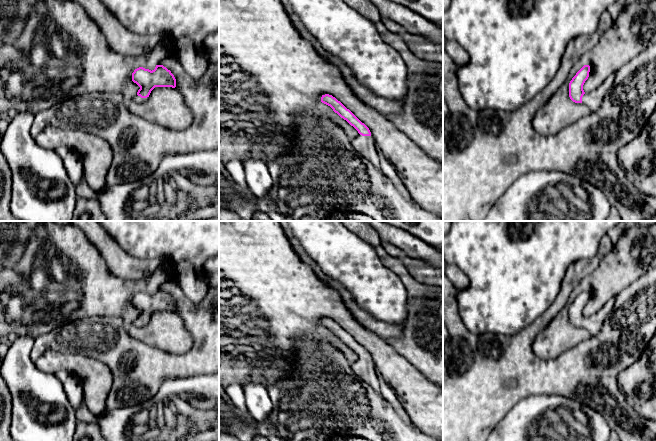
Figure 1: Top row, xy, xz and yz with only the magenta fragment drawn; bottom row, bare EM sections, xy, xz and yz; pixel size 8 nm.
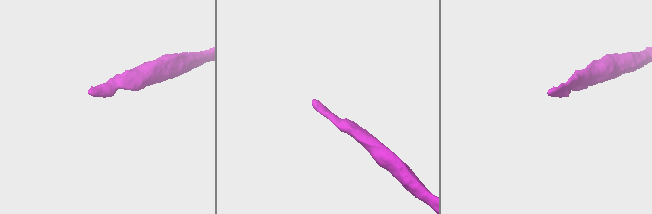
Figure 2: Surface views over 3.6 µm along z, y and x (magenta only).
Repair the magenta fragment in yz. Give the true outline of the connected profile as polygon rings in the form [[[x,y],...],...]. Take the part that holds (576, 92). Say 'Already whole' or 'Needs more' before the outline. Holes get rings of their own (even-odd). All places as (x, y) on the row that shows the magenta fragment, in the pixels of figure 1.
Needs more. [[[584,65],[569,83],[569,97],[575,103],[586,105],[590,111],[598,110],[608,96],[615,81],[616,73],[610,75],[598,88],[585,92],[583,85],[589,77],[590,66]]]

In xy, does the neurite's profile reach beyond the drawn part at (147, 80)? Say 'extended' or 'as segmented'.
extended

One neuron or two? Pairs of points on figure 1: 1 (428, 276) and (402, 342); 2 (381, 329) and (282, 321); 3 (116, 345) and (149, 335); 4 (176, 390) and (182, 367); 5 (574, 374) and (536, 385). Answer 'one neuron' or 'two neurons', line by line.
1: two neurons
2: two neurons
3: two neurons
4: two neurons
5: one neuron

